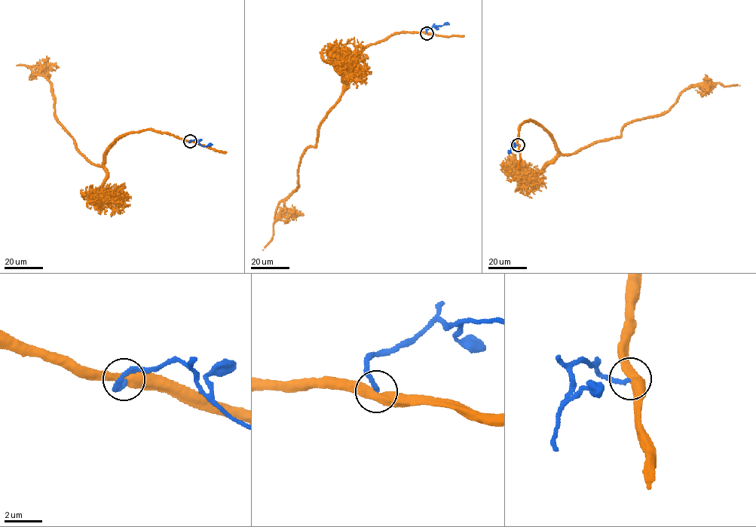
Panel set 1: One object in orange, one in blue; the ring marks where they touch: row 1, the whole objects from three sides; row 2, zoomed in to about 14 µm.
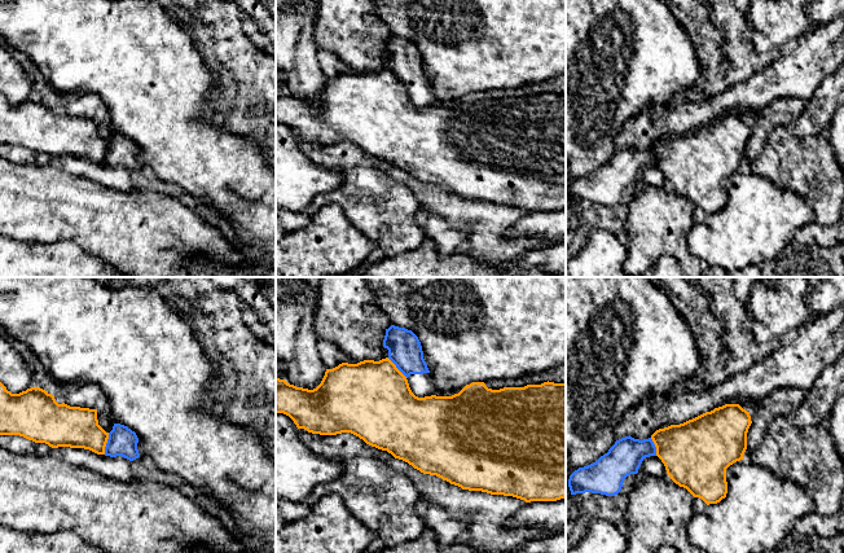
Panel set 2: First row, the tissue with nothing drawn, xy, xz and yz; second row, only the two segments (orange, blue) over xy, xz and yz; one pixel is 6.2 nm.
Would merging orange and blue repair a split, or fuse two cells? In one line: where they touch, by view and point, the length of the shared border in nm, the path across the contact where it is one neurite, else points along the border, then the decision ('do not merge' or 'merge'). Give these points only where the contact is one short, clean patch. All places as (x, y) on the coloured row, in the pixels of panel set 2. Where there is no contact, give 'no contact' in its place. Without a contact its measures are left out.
meets orange in xy at (106, 442); contact 140 nm long; border along xy (109, 433), (104, 453); do not merge

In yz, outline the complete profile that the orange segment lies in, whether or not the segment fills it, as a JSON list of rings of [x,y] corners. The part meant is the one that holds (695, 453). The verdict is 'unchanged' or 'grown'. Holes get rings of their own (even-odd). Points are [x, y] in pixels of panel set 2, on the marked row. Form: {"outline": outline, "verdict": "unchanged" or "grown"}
{"outline": [[[725,404],[683,423],[659,429],[651,439],[671,479],[709,505],[726,497],[726,469],[744,458],[751,423],[750,412],[739,404]]], "verdict": "unchanged"}

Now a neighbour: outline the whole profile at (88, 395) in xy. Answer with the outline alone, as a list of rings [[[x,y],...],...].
[[[84,383],[63,389],[62,399],[70,407],[100,409],[104,401],[104,392],[98,385]]]

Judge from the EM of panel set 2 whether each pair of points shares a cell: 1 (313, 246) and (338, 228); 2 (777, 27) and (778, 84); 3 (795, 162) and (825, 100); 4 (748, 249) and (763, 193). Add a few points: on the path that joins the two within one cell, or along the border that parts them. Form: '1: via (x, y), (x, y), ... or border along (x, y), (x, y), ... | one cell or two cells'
1: via (320, 246), (332, 235) | one cell
2: border along (804, 35), (792, 39), (781, 51) | two cells
3: border along (790, 127), (799, 137), (823, 136) | two cells
4: via (748, 235), (759, 222), (759, 207) | one cell

